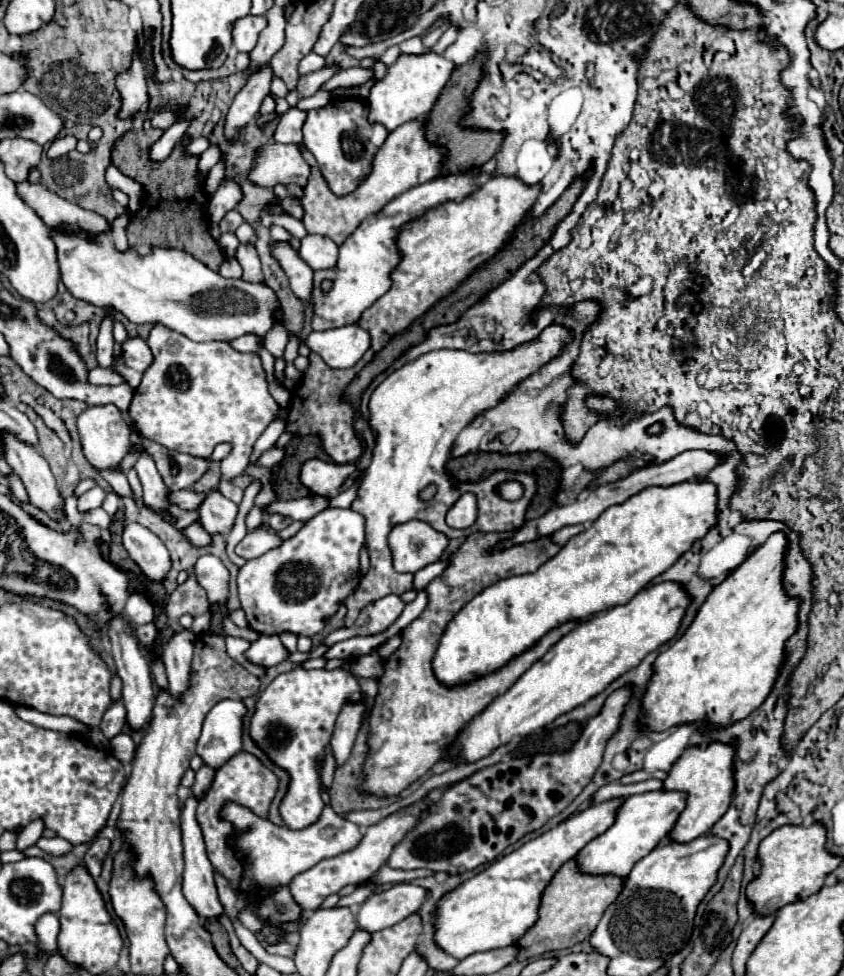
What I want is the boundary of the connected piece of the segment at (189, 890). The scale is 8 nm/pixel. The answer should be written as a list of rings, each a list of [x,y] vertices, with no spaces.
[[[189,795],[181,807],[181,831],[183,831],[183,851],[185,851],[183,895],[201,919],[209,919],[209,917],[221,915],[223,907],[221,907],[219,897],[217,897],[217,889],[213,883],[213,865],[205,853],[205,841],[203,841],[203,833],[201,833],[201,827],[197,823],[197,817],[195,817],[195,809],[197,809],[197,799],[193,795]]]

